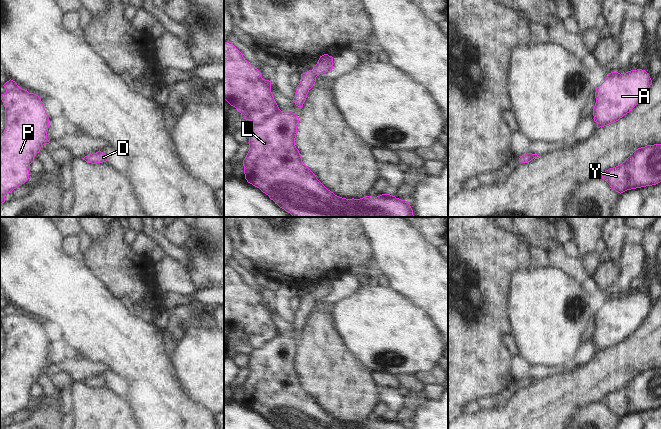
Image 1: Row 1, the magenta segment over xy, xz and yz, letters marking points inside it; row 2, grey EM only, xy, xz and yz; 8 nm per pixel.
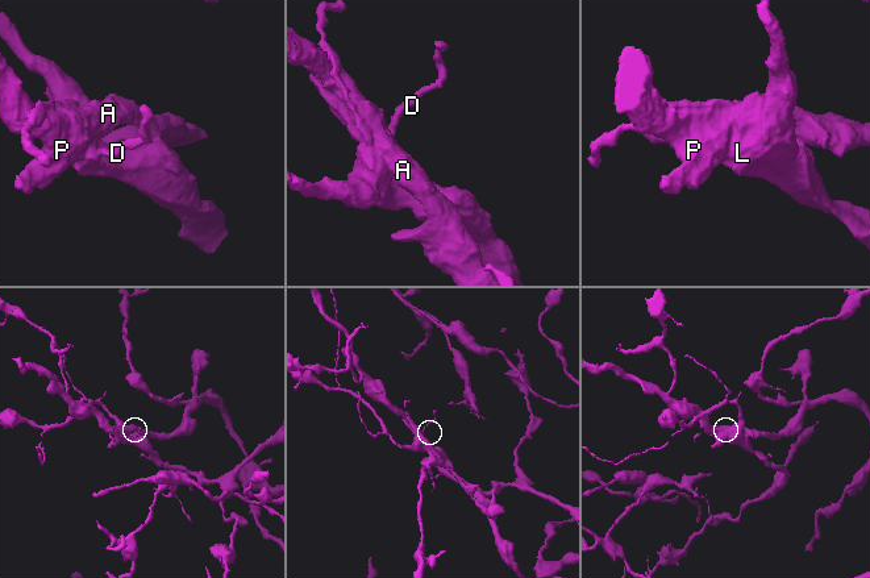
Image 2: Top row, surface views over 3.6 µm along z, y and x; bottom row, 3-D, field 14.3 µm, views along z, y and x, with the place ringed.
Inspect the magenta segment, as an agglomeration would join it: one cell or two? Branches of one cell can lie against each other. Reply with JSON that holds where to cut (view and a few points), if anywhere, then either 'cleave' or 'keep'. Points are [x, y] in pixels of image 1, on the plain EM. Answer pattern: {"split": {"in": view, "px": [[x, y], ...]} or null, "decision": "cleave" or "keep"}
{"split": null, "decision": "keep"}

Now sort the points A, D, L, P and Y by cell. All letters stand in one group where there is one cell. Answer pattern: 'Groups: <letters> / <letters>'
Groups: A D L P Y

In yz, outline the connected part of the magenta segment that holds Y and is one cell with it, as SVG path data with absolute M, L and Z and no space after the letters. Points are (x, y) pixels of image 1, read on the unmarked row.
M661 368L636 373L622 388L606 394L602 403L620 418L660 407Z

